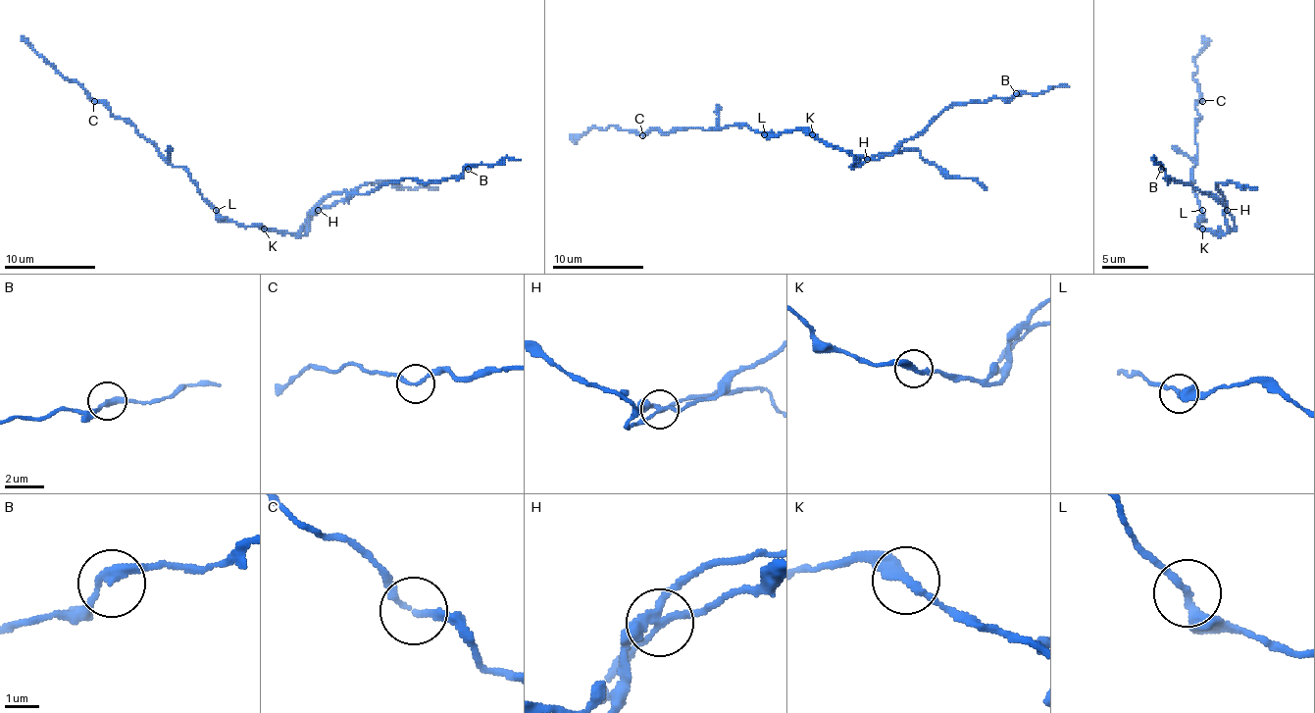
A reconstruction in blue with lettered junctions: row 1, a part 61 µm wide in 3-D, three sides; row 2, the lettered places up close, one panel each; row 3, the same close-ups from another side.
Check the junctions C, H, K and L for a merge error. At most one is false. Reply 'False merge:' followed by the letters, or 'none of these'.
False merge: H

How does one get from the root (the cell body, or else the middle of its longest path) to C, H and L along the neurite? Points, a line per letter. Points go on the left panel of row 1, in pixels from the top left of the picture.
C: (259, 229), (225, 220), (181, 167), (175, 167), (131, 123), (118, 119), (94, 100)
H: (259, 229), (303, 235), (307, 230), (307, 220), (319, 210)
L: (259, 229), (241, 227), (225, 220), (216, 210)

